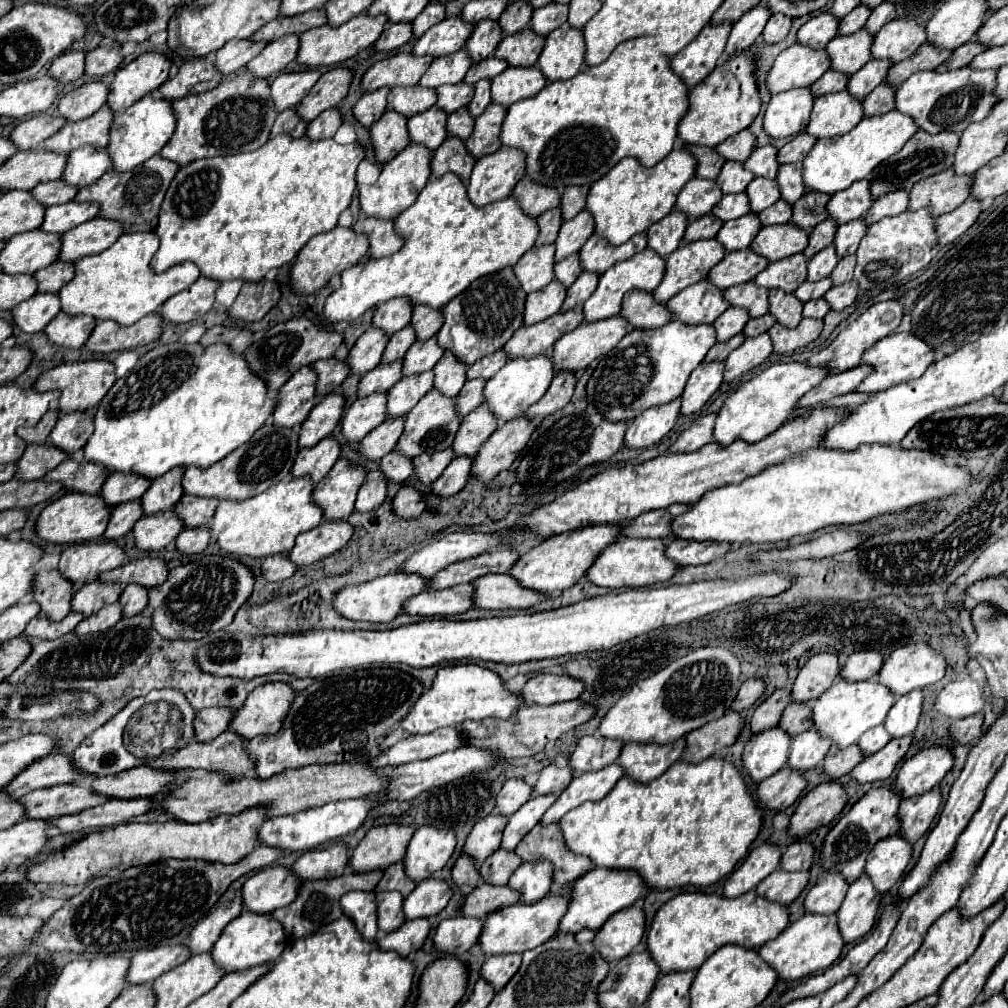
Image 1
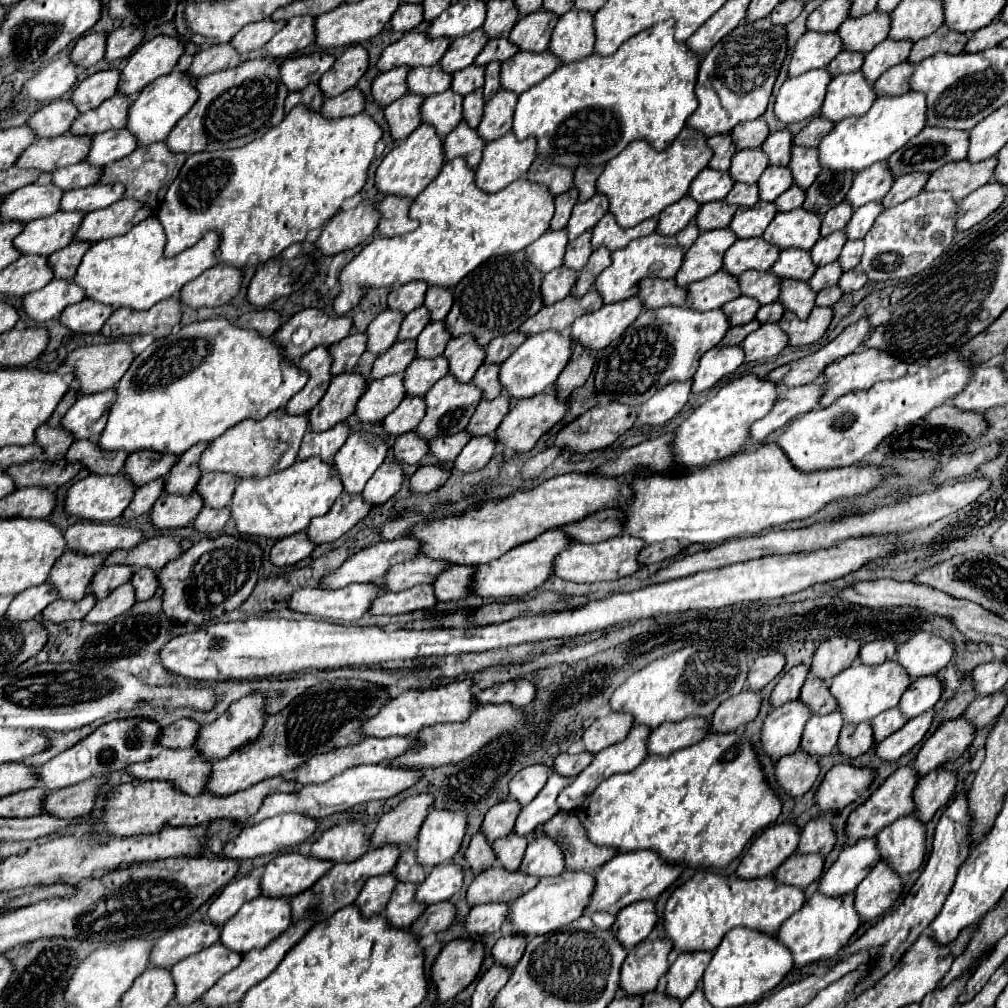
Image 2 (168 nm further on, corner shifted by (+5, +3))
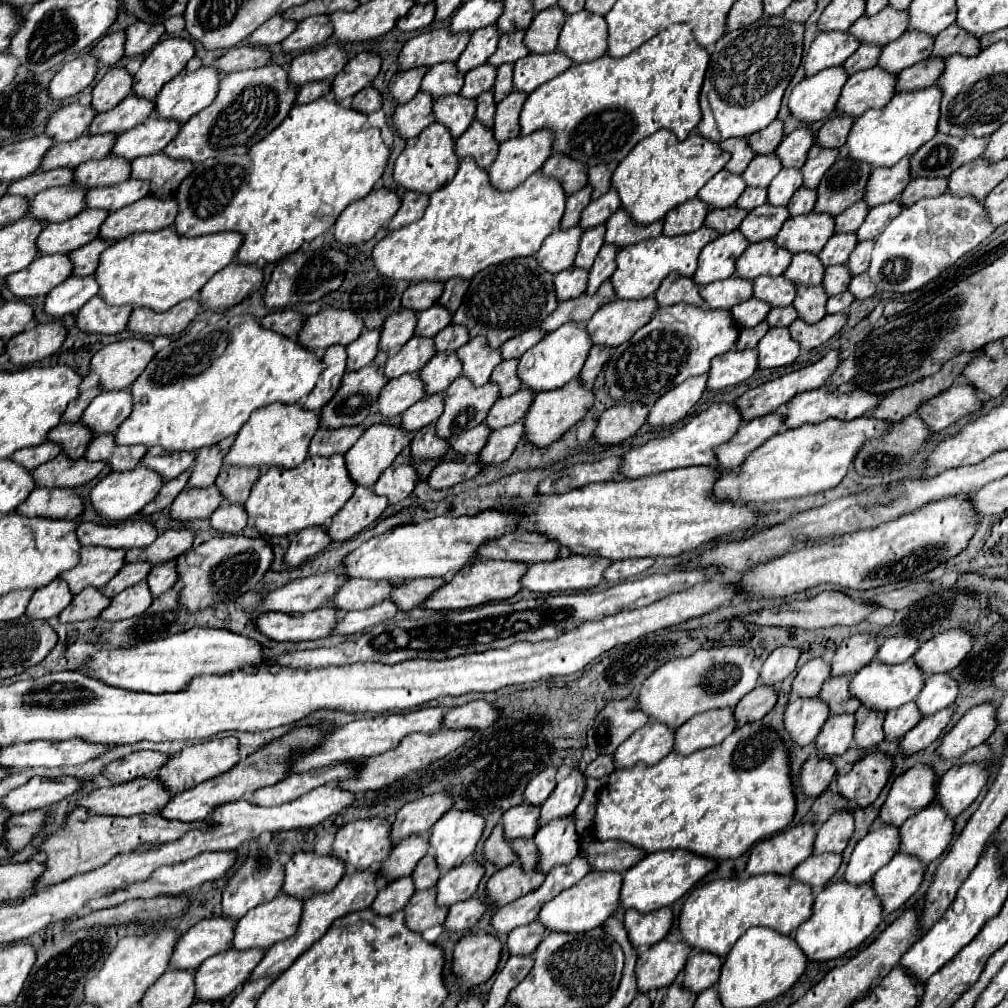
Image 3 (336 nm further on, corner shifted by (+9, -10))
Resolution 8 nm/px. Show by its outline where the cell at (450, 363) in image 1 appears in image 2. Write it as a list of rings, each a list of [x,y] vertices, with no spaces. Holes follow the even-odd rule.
[[[472,334],[452,338],[444,350],[444,358],[448,358],[450,368],[448,374],[456,376],[460,382],[470,382],[474,372],[482,366],[484,362],[484,348],[476,344]]]

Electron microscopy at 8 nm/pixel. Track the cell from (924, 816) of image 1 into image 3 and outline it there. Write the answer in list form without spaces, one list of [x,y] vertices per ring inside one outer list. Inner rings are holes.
[[[986,763],[954,765],[940,777],[936,789],[940,797],[936,797],[936,801],[944,805],[950,817],[956,817],[980,795],[986,783],[988,783]]]

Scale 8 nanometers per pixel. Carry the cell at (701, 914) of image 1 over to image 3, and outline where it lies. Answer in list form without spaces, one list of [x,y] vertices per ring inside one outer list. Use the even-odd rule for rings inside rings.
[[[756,875],[748,879],[714,879],[696,887],[680,913],[680,931],[688,945],[726,957],[750,927],[770,927],[784,935],[796,931],[812,915],[812,887],[790,875]]]

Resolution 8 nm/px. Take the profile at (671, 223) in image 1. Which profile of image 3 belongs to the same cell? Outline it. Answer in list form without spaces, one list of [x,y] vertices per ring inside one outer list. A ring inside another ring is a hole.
[[[694,197],[692,201],[686,201],[684,205],[678,205],[676,209],[670,209],[664,219],[664,233],[666,235],[682,235],[692,233],[704,225],[704,217],[708,215],[710,207],[702,199]]]

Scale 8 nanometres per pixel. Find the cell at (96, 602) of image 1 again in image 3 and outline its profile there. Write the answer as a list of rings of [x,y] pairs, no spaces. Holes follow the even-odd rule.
[[[144,561],[126,563],[126,565],[118,571],[118,575],[116,575],[114,579],[110,579],[110,581],[102,587],[102,593],[104,593],[106,597],[114,597],[114,595],[118,595],[120,591],[124,591],[124,589],[136,585],[138,581],[144,581],[144,579],[148,577],[150,569],[152,569],[152,565],[148,565],[148,561],[146,561],[146,563],[144,563]]]

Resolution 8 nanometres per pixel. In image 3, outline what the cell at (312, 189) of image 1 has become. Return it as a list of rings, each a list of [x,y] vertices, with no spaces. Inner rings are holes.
[[[330,95],[320,101],[294,105],[288,117],[264,141],[252,145],[248,153],[208,159],[194,165],[194,171],[180,183],[176,191],[180,213],[174,229],[184,237],[198,237],[218,231],[240,231],[244,243],[238,251],[240,263],[272,263],[310,243],[326,229],[330,229],[338,215],[356,199],[372,191],[382,177],[390,147],[382,141],[378,127],[366,125],[366,113],[342,107]]]

